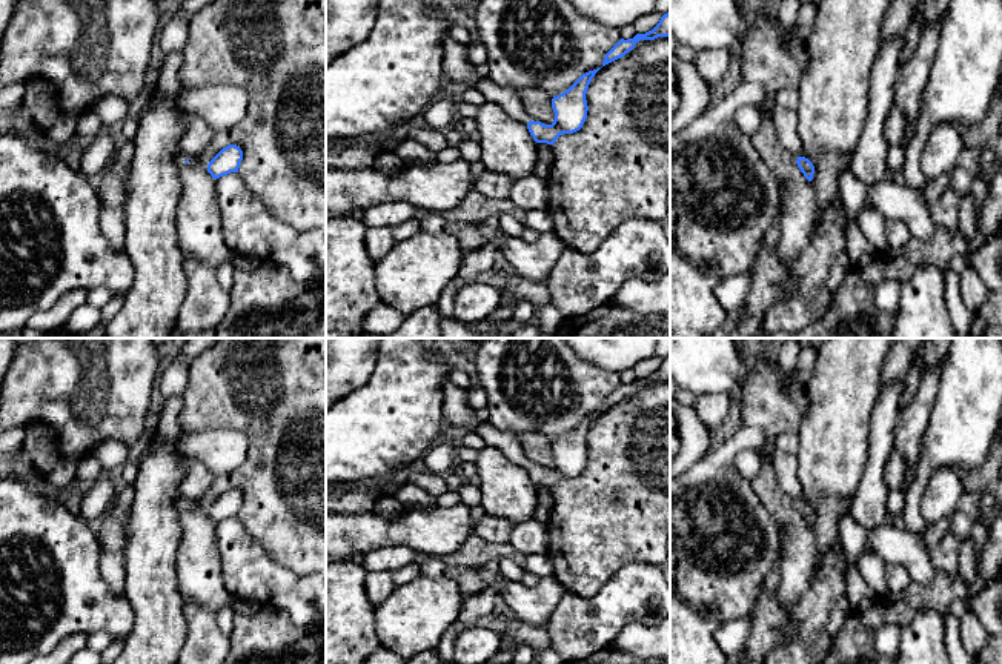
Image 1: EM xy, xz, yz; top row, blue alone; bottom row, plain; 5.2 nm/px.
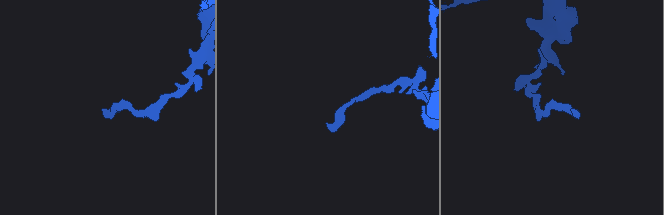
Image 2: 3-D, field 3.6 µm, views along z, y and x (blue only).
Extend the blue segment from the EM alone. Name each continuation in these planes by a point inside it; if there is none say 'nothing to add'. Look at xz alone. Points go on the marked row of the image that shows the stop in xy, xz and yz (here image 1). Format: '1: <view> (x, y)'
1: xz (509, 99)

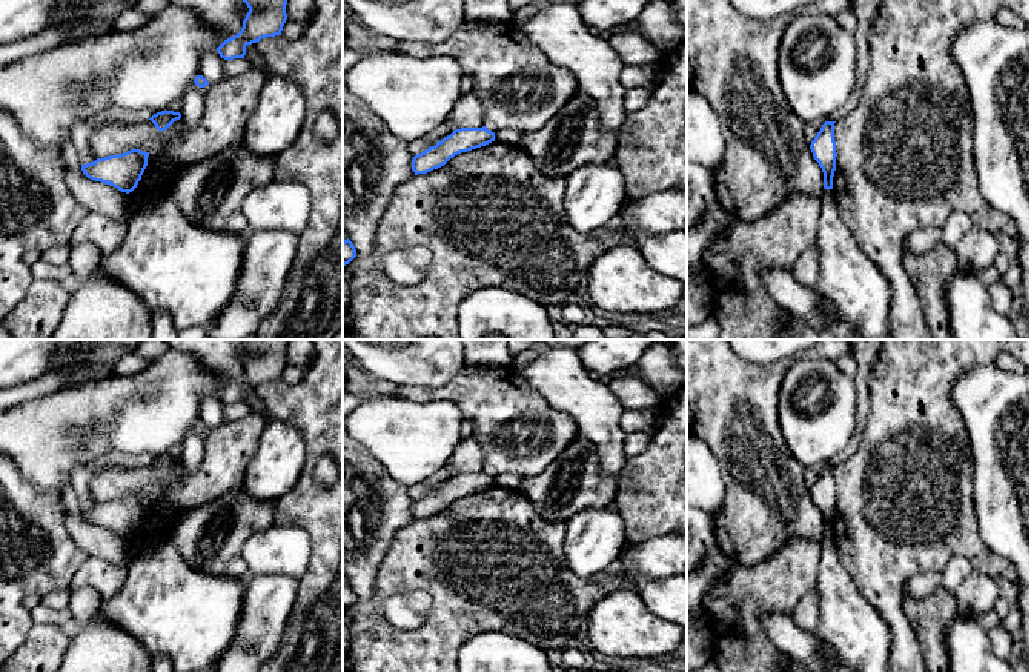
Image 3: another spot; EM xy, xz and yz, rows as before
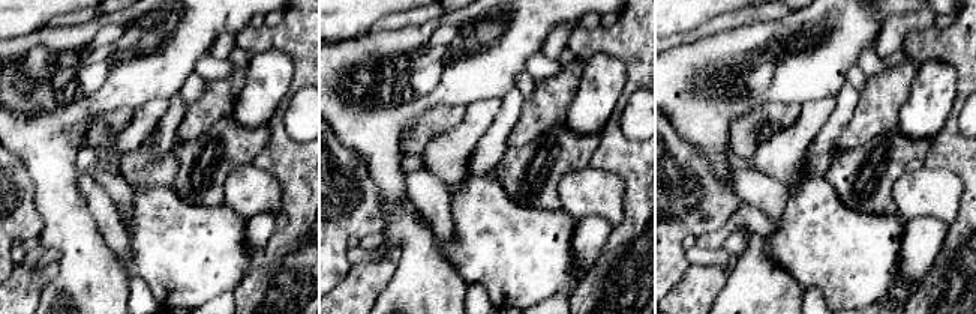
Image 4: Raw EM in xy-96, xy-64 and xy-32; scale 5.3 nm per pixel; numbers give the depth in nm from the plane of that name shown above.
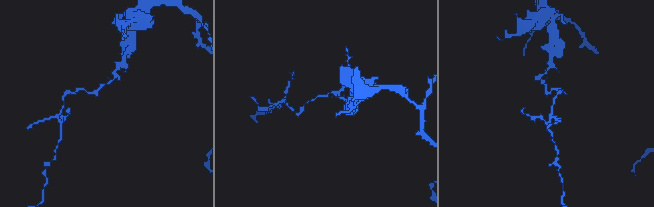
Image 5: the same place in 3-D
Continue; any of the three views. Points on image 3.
nothing to add

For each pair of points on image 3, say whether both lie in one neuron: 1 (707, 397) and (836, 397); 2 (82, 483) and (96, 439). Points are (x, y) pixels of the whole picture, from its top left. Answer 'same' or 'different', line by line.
1: different
2: different

